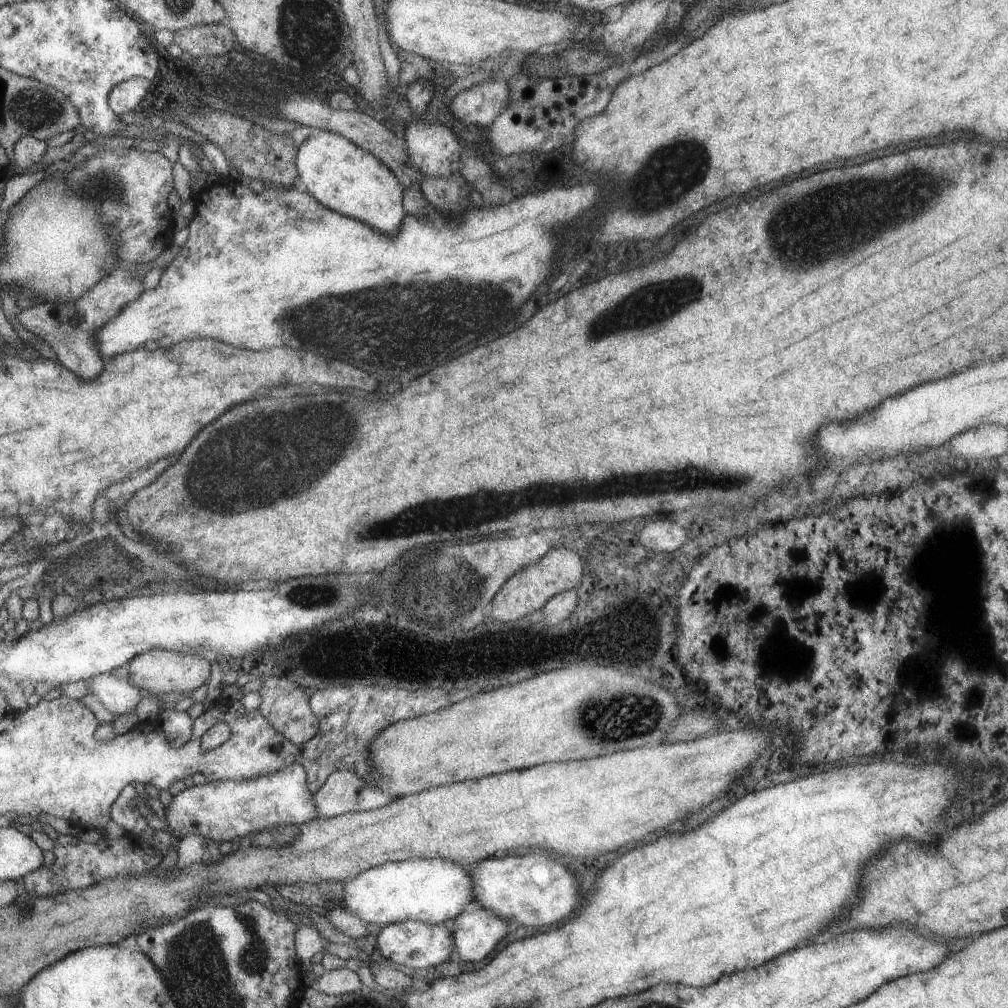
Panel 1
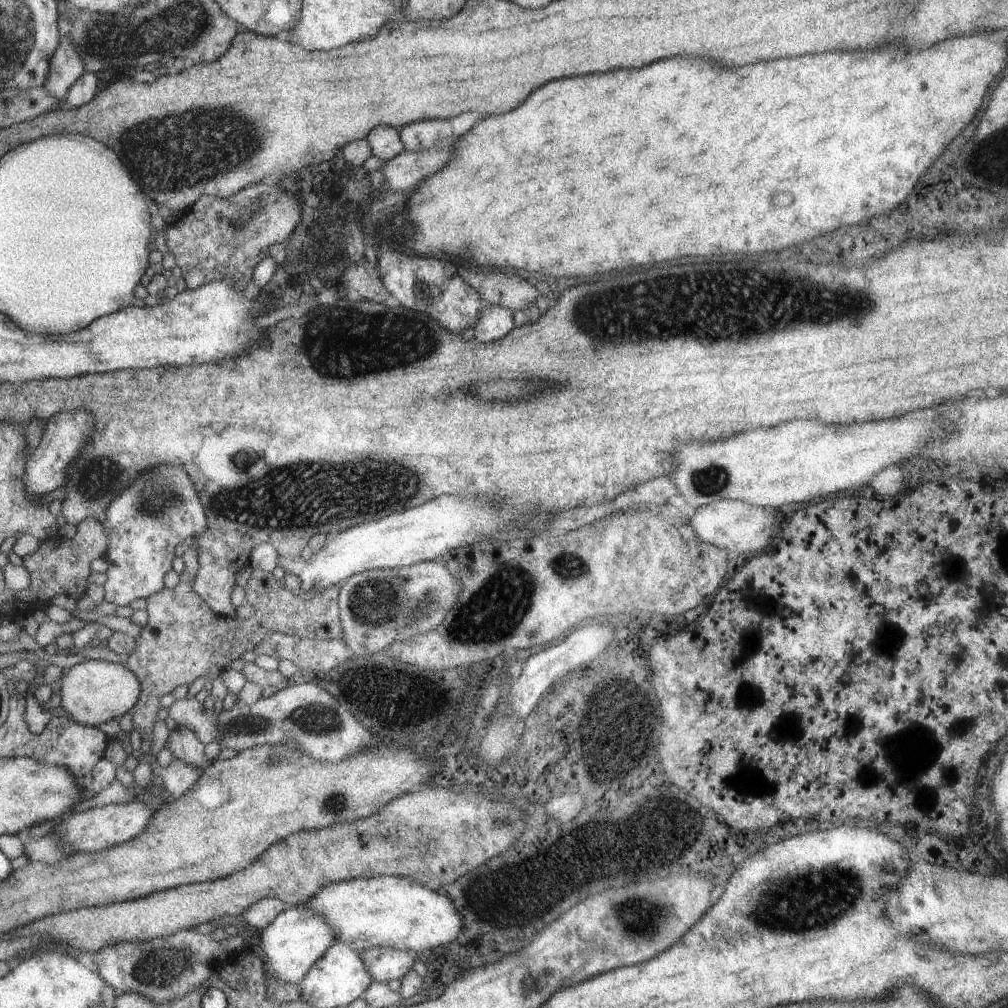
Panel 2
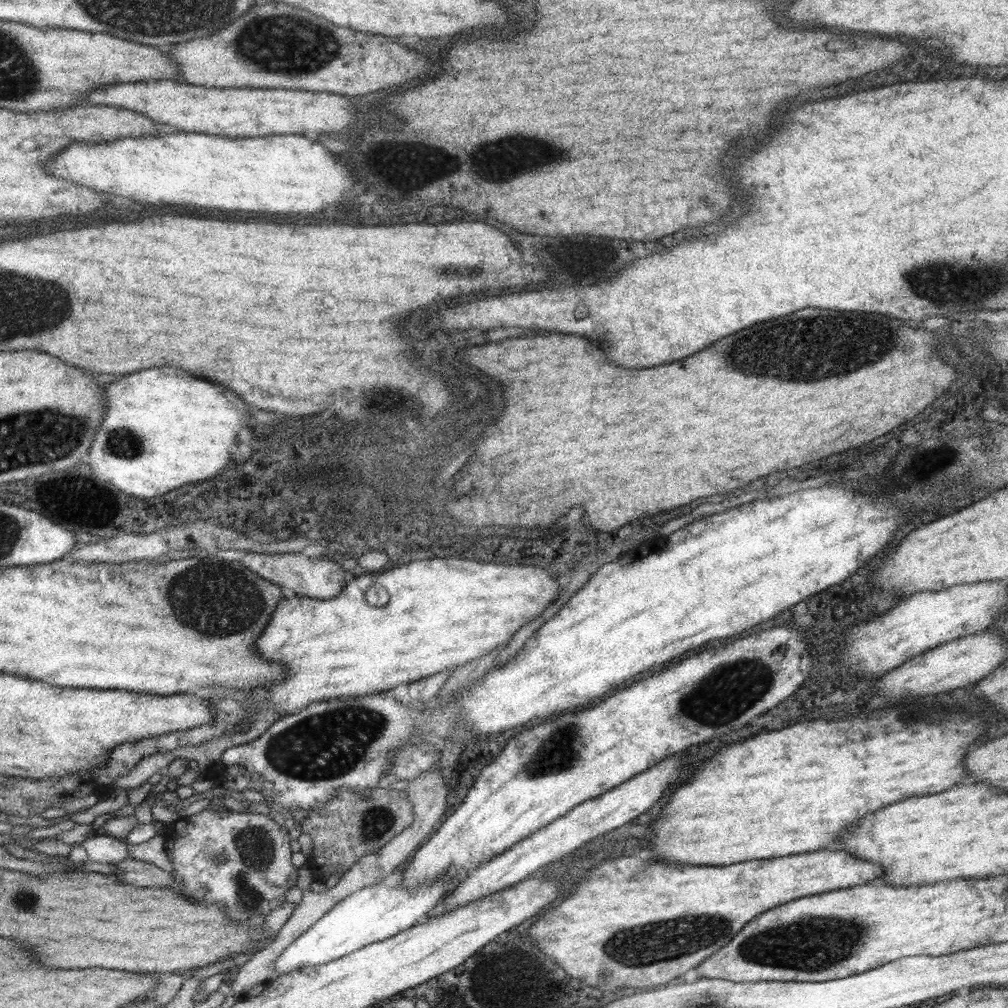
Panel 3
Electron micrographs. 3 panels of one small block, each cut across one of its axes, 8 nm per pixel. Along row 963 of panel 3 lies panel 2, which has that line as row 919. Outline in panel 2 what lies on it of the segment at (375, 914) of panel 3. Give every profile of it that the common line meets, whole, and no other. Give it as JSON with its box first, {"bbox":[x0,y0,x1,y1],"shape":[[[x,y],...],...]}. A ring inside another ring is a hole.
{"bbox":[260,906,335,984],"shape":[[[305,906],[287,907],[285,912],[280,912],[260,932],[260,945],[263,956],[260,957],[265,981],[269,974],[279,978],[279,982],[297,984],[310,966],[313,966],[327,946],[335,942],[333,930],[327,926],[325,918],[321,914],[315,914],[311,908]]]}

